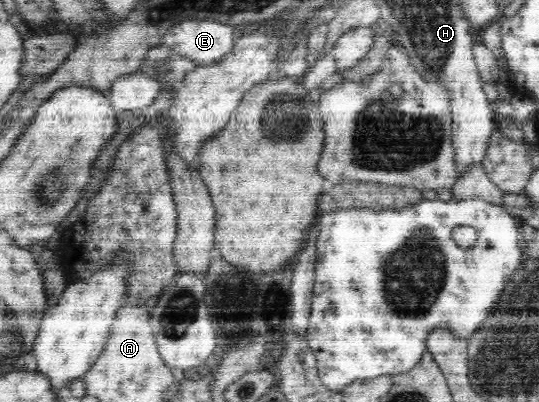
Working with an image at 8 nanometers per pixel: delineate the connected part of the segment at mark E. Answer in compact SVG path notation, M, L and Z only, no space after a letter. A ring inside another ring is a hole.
M187 19L170 28L162 45L191 58L194 65L211 65L222 60L235 43L235 27L212 20Z

